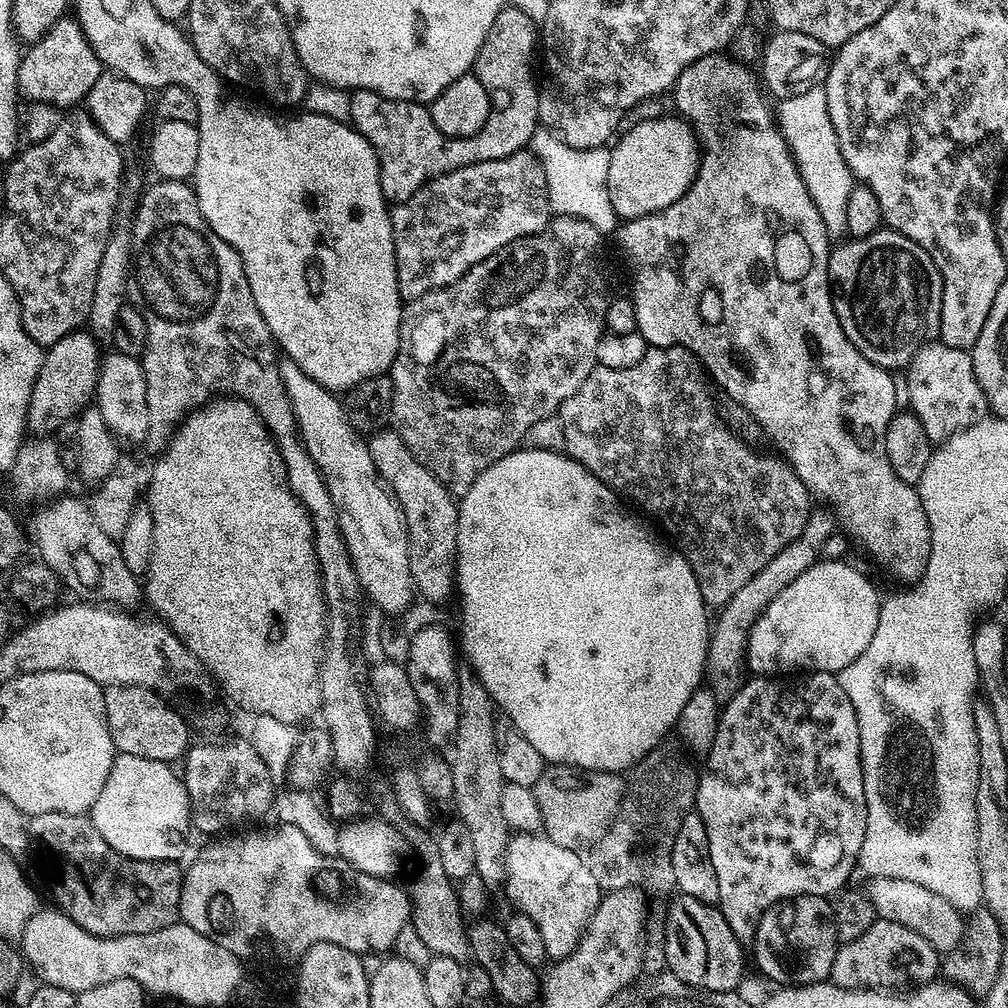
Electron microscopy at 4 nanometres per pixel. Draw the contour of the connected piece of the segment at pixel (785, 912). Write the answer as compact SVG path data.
M797 896L769 908L756 928L756 964L761 977L773 980L776 986L799 986L824 982L831 977L838 941L834 927L834 908L822 896Z

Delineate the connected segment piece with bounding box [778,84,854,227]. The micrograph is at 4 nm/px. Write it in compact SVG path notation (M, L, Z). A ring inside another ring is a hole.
M814 84L785 97L778 108L778 131L795 164L803 188L821 221L836 227L845 218L846 202L854 177L841 156L836 131L830 122L823 85Z

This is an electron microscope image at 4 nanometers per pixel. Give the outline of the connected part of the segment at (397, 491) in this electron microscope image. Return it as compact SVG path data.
M385 430L379 431L373 440L369 439L367 441L368 449L372 452L372 457L374 458L374 466L378 470L381 480L388 485L393 496L396 497L397 502L400 504L401 510L404 512L404 521L408 524L408 557L410 558L410 574L412 575L412 587L414 589L415 595L420 596L424 600L429 600L432 604L440 604L443 600L453 599L454 593L458 588L458 581L456 579L456 539L458 538L458 518L460 517L460 510L457 501L454 499L451 492L448 491L444 485L438 482L438 478L430 470L426 470L426 466L422 466L416 461L412 456L412 451L404 444L404 439L396 433L395 430Z

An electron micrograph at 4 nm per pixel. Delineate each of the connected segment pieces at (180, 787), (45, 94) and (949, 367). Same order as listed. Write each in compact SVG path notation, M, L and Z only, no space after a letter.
M119 754L113 759L106 786L90 810L92 825L118 850L131 860L183 861L184 843L190 832L190 805L183 779L172 764Z
M61 18L56 21L55 26L48 31L43 40L34 44L28 53L23 53L20 61L20 68L16 71L16 86L21 97L25 96L25 101L35 101L37 104L52 104L61 110L72 110L76 103L87 101L88 91L98 82L102 74L100 59L96 57L96 52L88 45L88 39L84 36L84 31L79 23L72 18Z
M929 342L913 351L908 364L908 396L912 399L911 411L922 422L929 441L943 442L953 432L975 424L986 412L984 392L978 386L976 375L972 369L971 355L963 348L951 348L939 342Z

